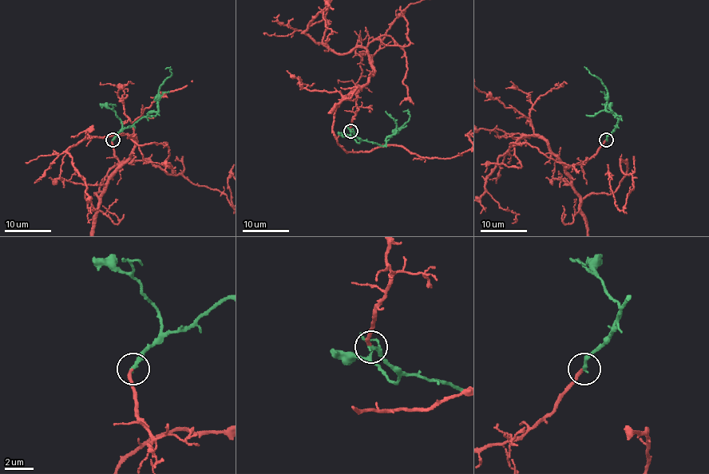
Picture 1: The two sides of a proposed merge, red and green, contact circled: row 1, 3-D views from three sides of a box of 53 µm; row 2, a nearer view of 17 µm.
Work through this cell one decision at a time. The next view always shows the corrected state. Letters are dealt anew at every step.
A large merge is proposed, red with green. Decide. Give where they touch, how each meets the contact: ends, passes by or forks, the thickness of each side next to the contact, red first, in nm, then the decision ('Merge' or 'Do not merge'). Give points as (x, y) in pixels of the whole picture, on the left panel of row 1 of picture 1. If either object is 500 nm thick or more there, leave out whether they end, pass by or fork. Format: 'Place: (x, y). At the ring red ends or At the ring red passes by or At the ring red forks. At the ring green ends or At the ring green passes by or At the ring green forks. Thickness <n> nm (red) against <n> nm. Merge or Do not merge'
Place: (112, 140). At the ring red ends. At the ring green ends. Thickness 240 nm (red) against 280 nm. Merge

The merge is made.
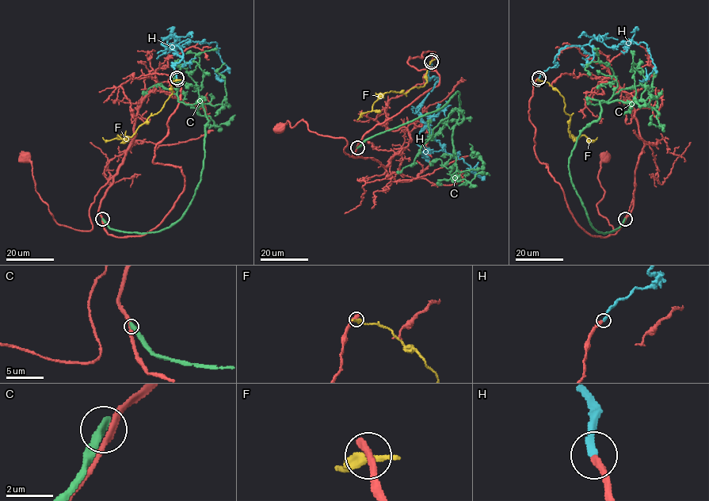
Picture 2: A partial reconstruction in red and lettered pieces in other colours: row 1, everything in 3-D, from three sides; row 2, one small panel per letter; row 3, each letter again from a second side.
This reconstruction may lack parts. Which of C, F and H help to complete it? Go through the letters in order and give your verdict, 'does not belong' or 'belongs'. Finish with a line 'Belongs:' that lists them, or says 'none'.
C: does not belong
F: does not belong
H: belongs
Belongs: H

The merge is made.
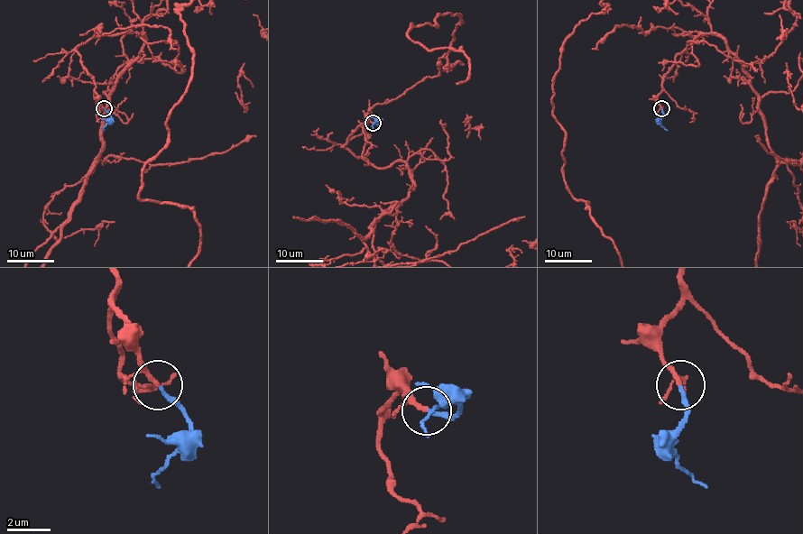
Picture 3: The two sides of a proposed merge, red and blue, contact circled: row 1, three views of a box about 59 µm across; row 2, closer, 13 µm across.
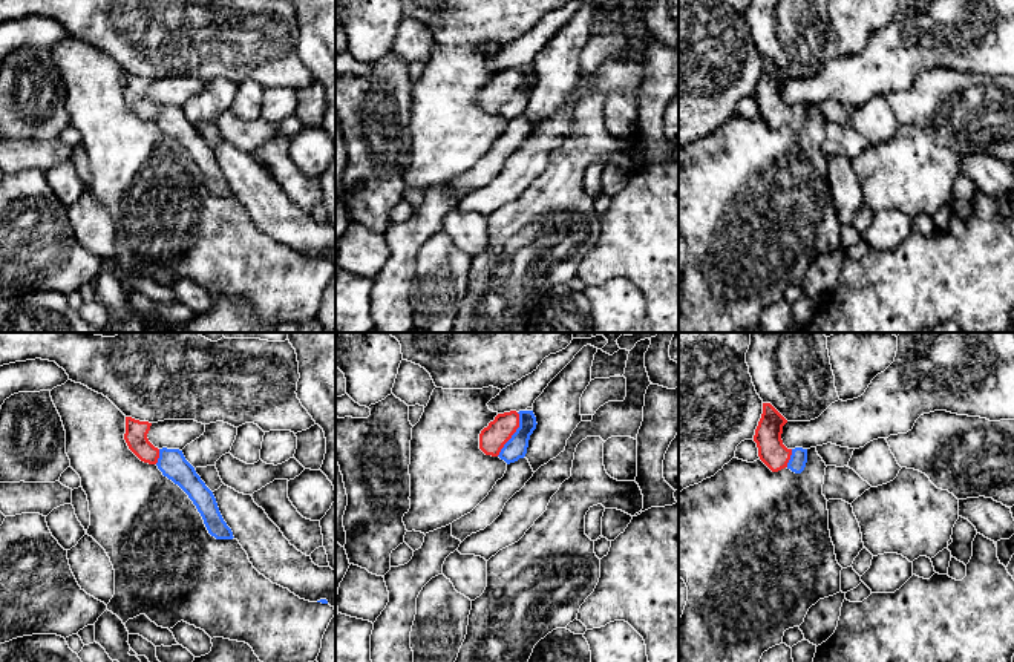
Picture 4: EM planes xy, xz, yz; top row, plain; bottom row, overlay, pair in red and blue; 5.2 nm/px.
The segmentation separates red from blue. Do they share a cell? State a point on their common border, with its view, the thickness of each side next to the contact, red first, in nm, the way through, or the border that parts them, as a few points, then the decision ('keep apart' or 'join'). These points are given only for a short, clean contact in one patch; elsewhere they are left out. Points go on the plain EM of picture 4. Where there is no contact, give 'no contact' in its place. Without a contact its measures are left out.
xz (513, 89) | 140/110 nm | across xz (492, 95), (501, 95), (513, 89), (513, 100), (516, 103) | join

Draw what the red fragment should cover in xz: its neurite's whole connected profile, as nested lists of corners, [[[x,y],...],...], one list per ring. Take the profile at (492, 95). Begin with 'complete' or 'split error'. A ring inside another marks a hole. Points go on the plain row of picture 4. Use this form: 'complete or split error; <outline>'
split error; [[[533,67],[498,70],[479,90],[479,106],[486,112],[499,113],[507,121],[524,115],[528,97],[536,86]]]

